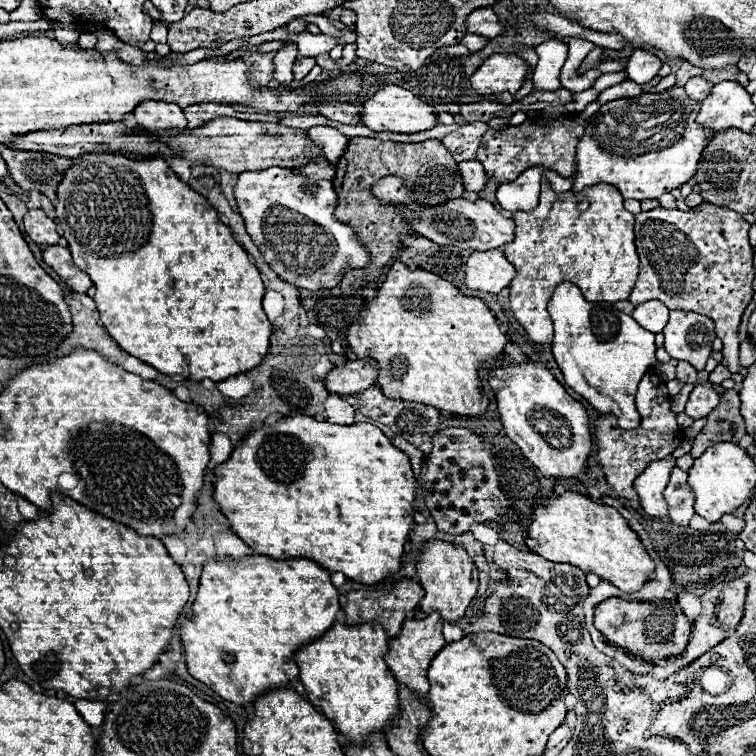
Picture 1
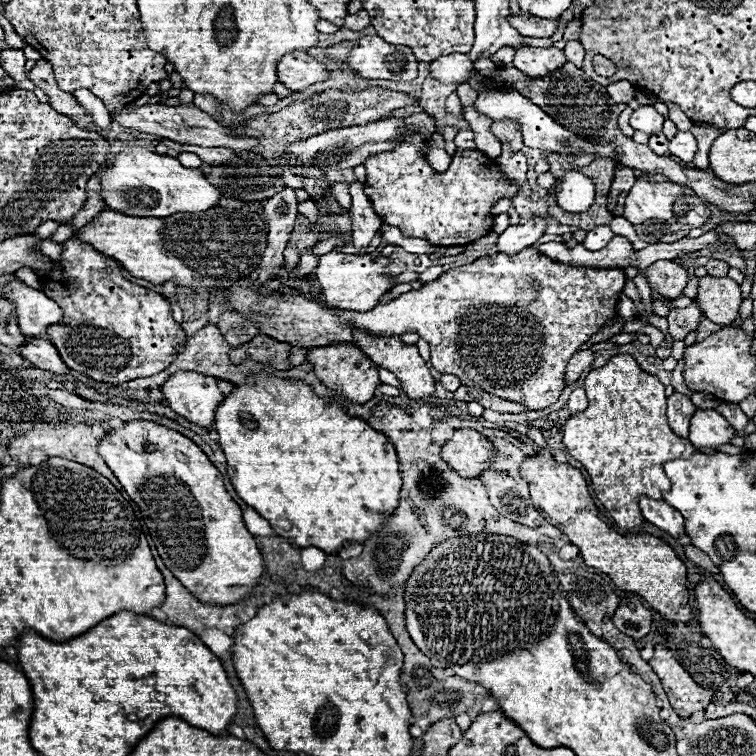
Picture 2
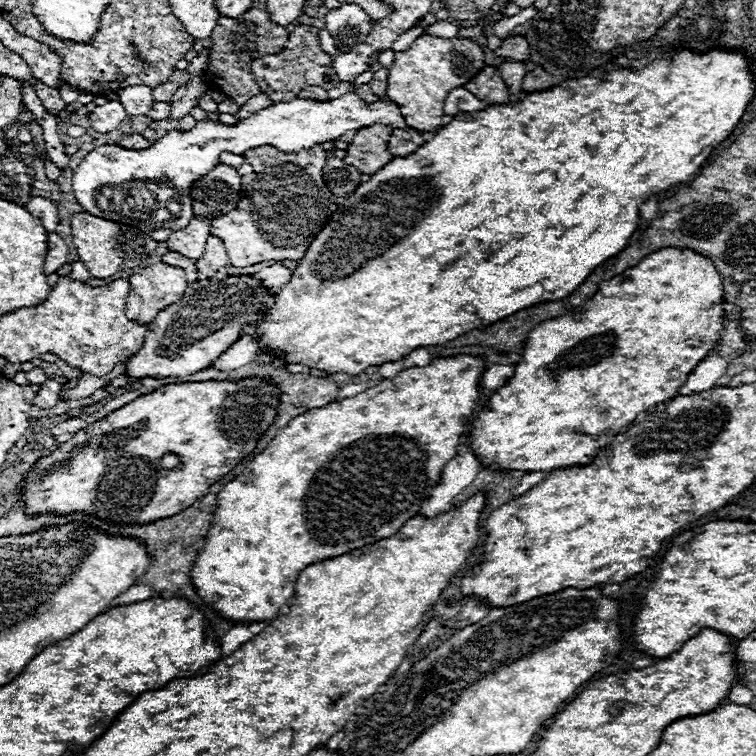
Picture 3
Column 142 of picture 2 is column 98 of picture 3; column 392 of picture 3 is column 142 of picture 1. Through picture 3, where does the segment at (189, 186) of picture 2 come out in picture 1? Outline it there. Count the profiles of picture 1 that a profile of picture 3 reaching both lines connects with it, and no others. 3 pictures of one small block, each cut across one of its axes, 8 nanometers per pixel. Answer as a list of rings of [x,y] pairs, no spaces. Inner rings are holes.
[[[160,100],[142,102],[140,110],[134,112],[134,118],[136,118],[138,126],[146,128],[148,132],[184,130],[186,128],[184,112],[174,102],[160,102]]]

